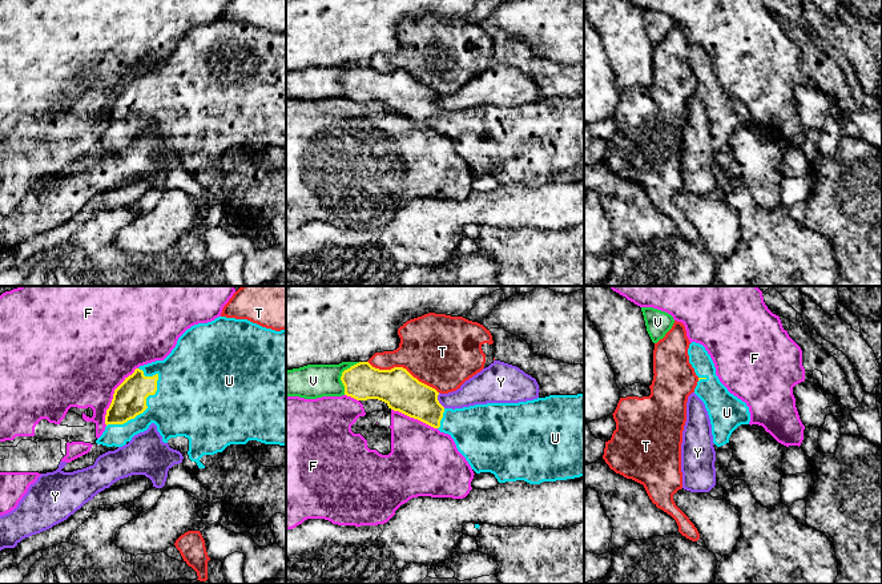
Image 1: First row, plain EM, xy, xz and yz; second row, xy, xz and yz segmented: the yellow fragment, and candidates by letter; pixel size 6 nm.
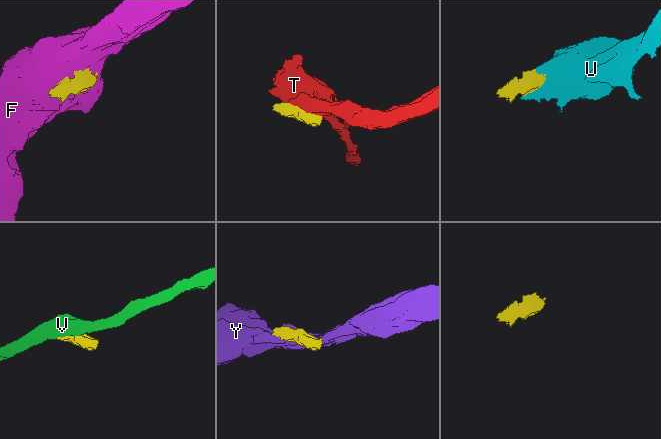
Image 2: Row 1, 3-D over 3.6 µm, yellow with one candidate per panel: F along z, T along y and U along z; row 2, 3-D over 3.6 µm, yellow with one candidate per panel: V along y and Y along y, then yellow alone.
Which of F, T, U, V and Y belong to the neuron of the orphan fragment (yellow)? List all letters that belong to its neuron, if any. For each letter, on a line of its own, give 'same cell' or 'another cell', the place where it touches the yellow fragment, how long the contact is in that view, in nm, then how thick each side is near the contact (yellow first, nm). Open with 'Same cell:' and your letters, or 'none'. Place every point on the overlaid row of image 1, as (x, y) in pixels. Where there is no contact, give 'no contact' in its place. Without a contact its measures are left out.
Same cell: U
F: another cell | xy (113, 397) | 400 nm | 200/460 nm
T: another cell | xz (402, 367) | 480 nm | 240/440 nm
U: same cell | xy (145, 409) | 440 nm | 200/380 nm
V: another cell | xz (342, 375) | 220 nm | 220/200 nm
Y: another cell | xz (438, 401) | 100 nm | 240/180 nm

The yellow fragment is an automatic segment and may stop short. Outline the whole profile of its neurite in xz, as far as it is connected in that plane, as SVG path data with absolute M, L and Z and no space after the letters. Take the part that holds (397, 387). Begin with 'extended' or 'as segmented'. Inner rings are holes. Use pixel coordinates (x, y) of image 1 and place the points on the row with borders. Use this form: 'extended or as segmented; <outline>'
extended; M359 362L345 370L341 380L347 396L357 400L382 400L388 408L448 434L476 474L491 472L499 483L524 480L540 484L584 476L584 394L549 395L519 403L487 403L452 410L439 403L439 392L435 388L419 382L403 367L379 370L368 362Z

